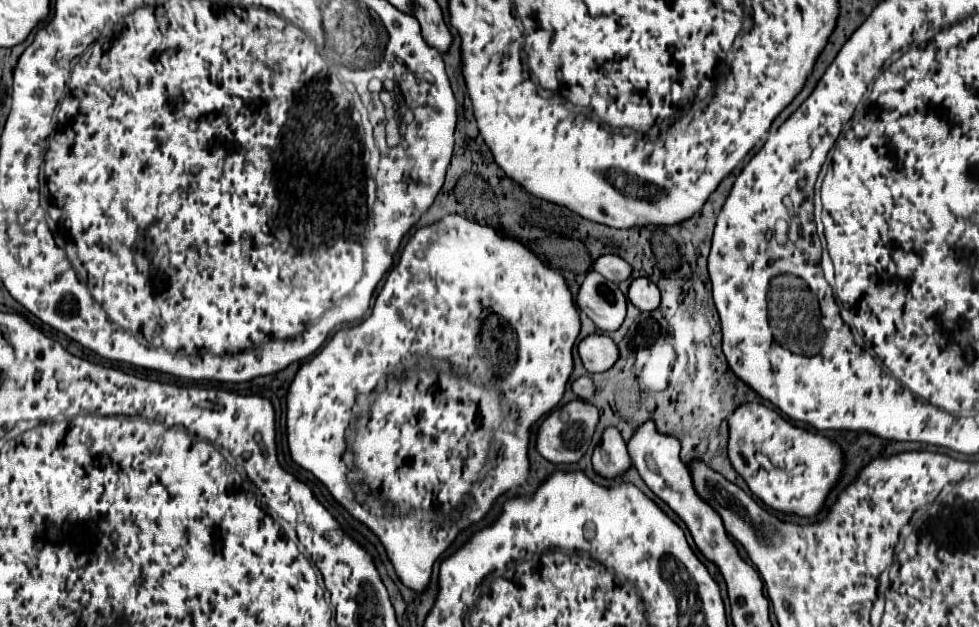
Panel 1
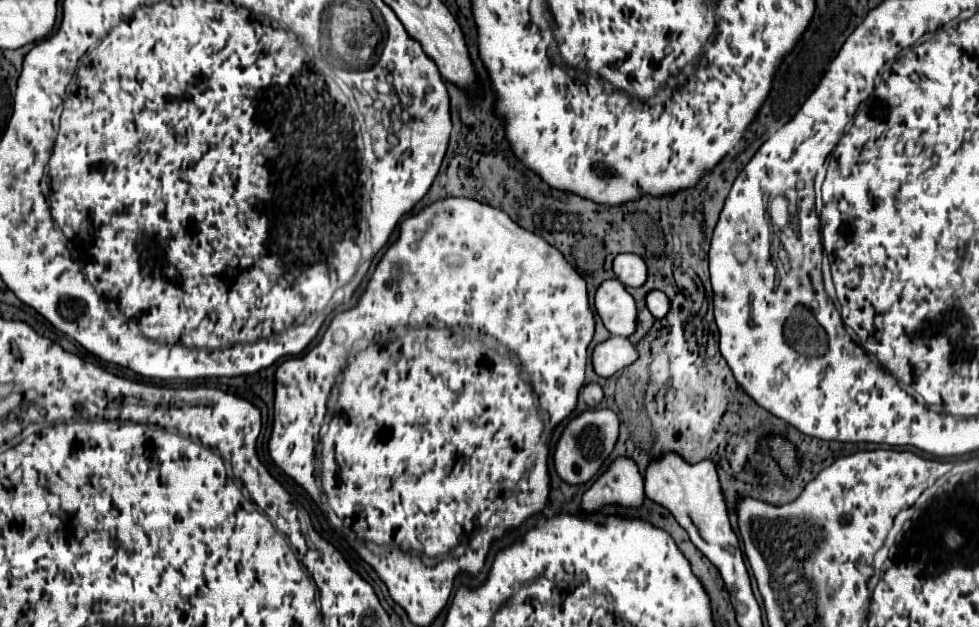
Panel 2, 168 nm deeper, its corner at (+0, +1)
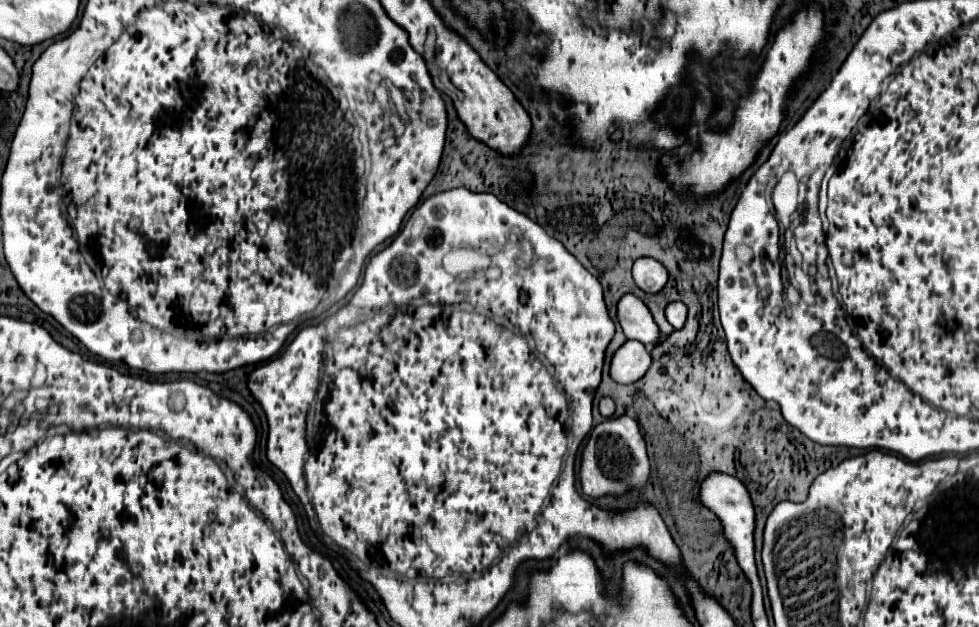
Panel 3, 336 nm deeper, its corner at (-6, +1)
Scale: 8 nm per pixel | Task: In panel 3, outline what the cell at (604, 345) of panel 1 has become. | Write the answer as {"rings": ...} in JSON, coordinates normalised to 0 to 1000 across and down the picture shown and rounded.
{"rings":[[[639,542],[625,568],[623,600],[631,612],[646,612],[660,596],[664,581],[666,571],[662,555],[656,545]]]}

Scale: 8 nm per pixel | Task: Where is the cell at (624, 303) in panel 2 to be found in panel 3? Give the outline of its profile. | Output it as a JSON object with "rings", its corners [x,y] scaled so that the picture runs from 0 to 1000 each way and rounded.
{"rings":[[[637,469],[629,488],[631,494],[631,514],[639,533],[639,539],[652,542],[660,552],[668,552],[674,545],[674,526],[670,514],[666,510],[664,494],[660,485],[648,472],[648,469]]]}

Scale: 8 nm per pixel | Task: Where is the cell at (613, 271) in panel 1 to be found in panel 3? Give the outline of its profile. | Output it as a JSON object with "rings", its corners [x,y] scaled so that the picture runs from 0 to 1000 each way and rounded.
{"rings":[[[652,411],[646,424],[646,440],[650,456],[662,469],[674,466],[682,447],[680,427],[668,411]]]}

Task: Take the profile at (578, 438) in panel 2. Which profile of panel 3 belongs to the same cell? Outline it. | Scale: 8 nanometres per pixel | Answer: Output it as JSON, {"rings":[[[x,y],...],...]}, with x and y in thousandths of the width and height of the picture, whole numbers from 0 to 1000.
{"rings":[[[625,663],[607,679],[599,699],[594,715],[594,737],[592,737],[592,775],[594,785],[611,794],[615,788],[635,788],[644,775],[654,778],[664,756],[660,708],[654,692],[652,673],[644,663]]]}

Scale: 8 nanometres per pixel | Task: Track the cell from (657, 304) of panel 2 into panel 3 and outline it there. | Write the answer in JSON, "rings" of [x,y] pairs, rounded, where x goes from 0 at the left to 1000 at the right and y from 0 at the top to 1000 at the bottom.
{"rings":[[[684,482],[680,488],[680,510],[691,523],[695,526],[699,520],[699,510],[701,510],[701,488],[697,482]]]}

